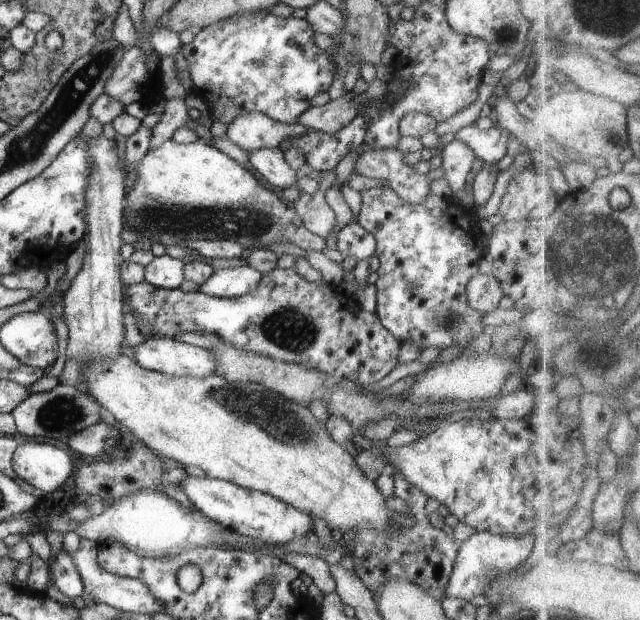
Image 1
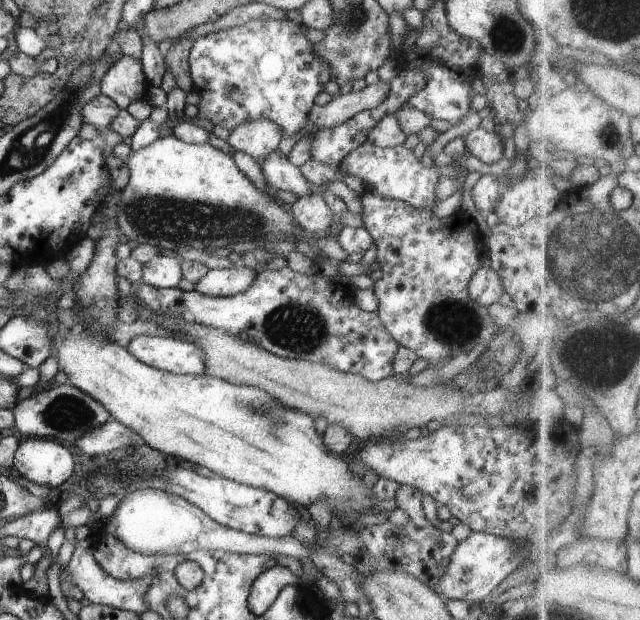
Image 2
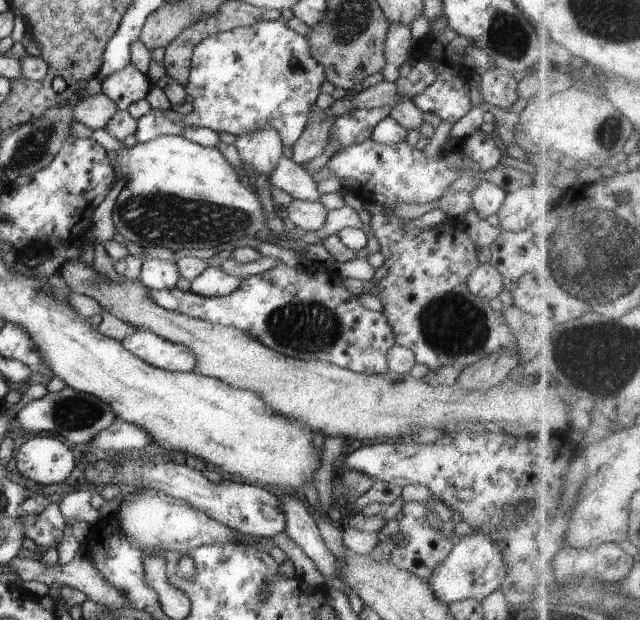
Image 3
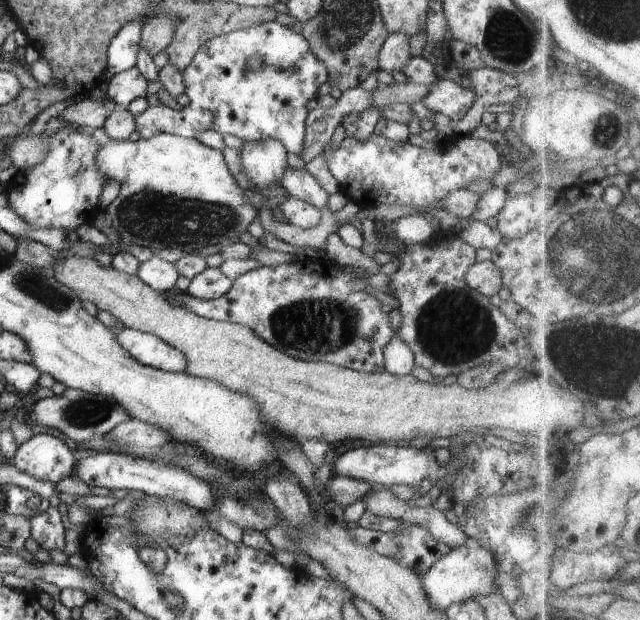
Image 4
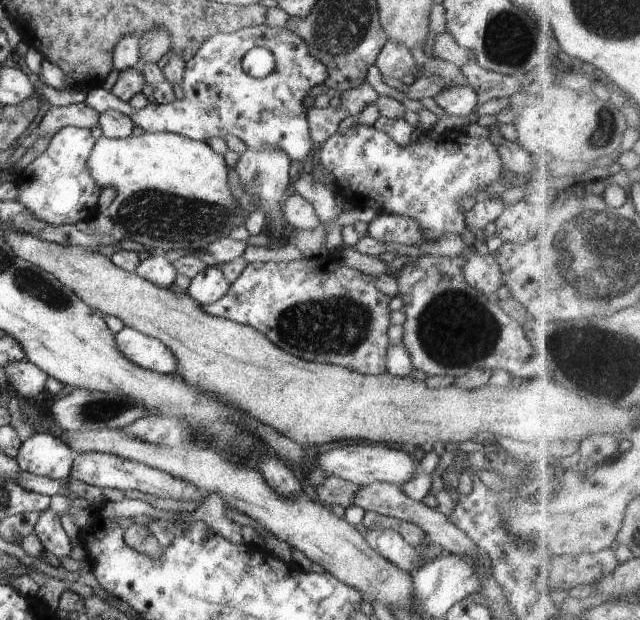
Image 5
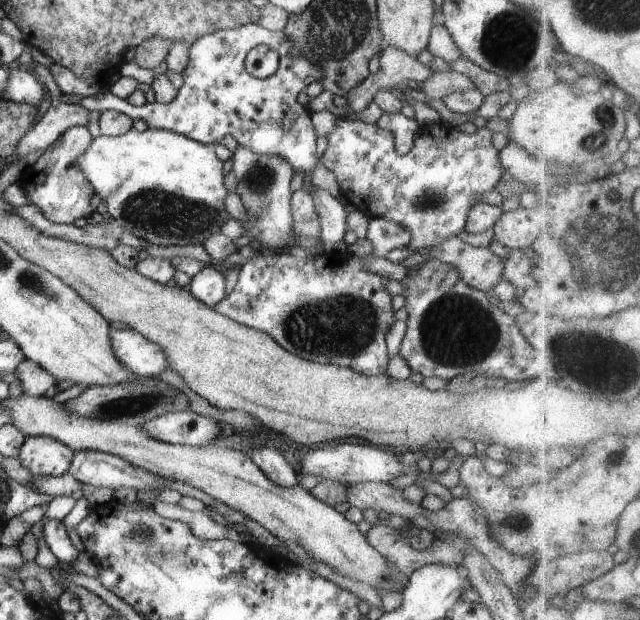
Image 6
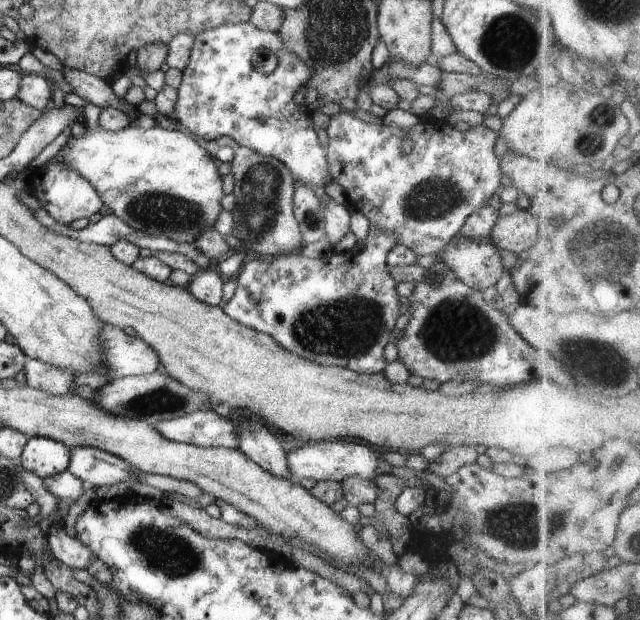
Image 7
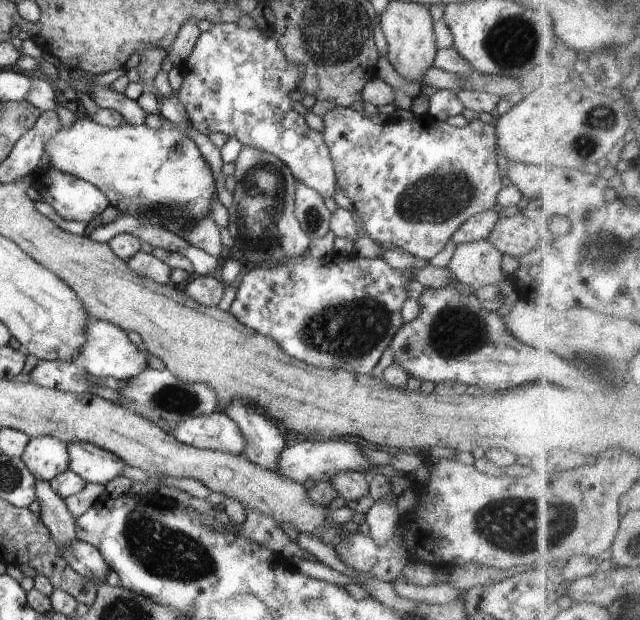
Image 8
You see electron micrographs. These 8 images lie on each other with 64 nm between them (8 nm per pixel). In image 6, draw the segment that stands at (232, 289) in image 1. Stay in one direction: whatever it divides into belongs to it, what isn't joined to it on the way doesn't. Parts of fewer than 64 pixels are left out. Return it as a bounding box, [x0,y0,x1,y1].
[186,264,226,307]

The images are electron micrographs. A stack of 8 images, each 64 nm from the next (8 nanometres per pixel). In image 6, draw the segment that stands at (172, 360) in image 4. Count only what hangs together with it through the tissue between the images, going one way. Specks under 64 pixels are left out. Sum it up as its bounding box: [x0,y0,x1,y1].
[110,329,168,377]

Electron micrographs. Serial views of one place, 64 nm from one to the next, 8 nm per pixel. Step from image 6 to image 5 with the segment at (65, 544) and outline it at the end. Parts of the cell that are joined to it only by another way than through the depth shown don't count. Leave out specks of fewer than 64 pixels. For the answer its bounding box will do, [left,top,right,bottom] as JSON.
[34,510,73,559]

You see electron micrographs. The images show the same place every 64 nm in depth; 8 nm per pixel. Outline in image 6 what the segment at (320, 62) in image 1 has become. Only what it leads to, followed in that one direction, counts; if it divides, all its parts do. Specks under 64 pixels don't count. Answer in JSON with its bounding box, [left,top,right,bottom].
[78,24,324,174]

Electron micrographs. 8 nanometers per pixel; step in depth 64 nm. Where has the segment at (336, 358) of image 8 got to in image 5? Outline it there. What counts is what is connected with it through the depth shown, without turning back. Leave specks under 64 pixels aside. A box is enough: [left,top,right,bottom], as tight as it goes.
[203,216,427,375]

